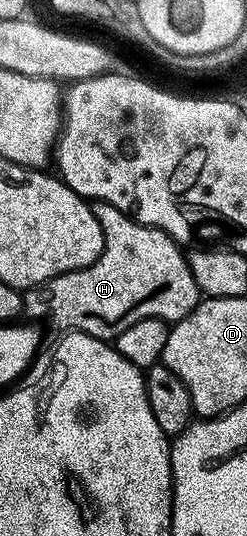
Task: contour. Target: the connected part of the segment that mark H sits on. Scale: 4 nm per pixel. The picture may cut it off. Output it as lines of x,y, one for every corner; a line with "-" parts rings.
103,201
93,202
92,208
104,231
104,251
87,269
62,273
41,287
25,290
22,293
22,313
30,317
51,317
59,325
59,330
87,333
103,339
119,337
125,329
132,327
132,323
140,323
140,319
145,317
158,317
167,323
186,318
198,306
200,292
189,269
187,254
178,250
181,249
179,242
163,229
142,225

